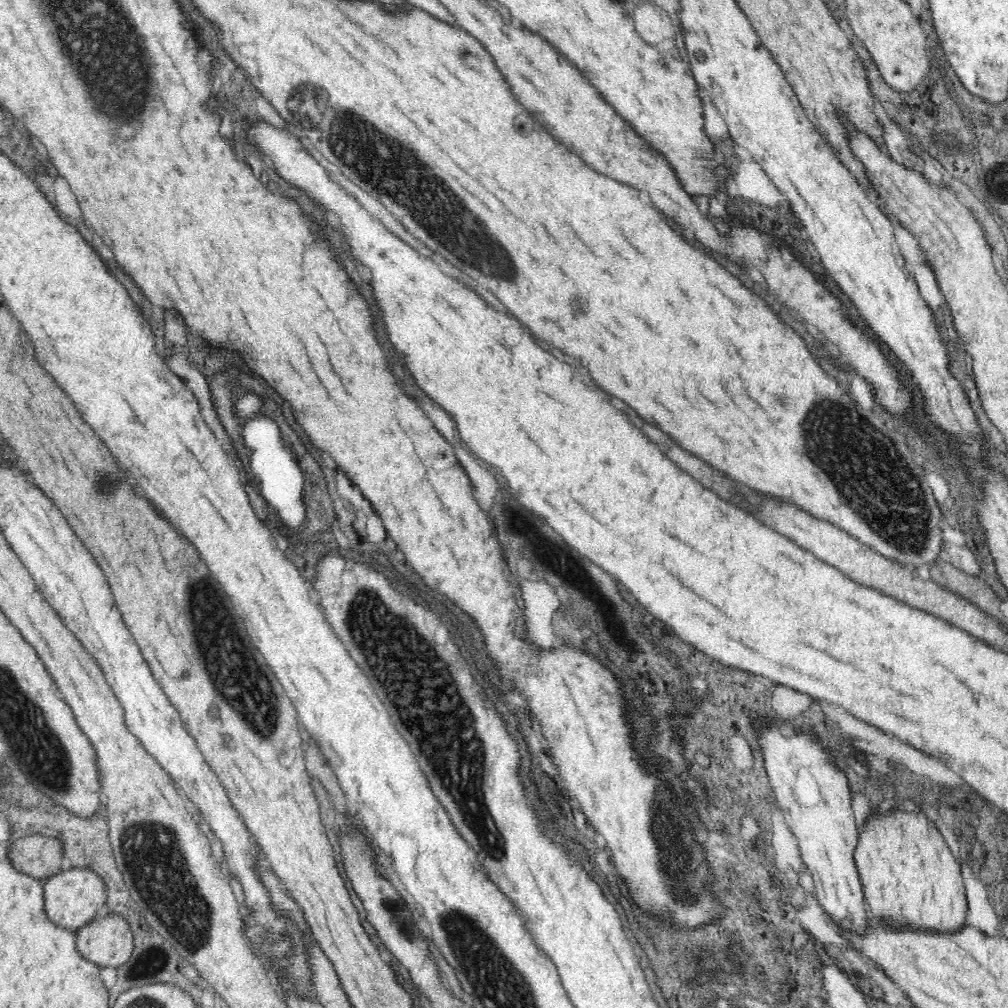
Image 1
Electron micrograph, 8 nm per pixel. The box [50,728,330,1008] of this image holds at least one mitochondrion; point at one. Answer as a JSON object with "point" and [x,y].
{"point":[152,853]}

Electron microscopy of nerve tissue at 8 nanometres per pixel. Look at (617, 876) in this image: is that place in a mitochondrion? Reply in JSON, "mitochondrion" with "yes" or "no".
{"mitochondrion":"no"}

